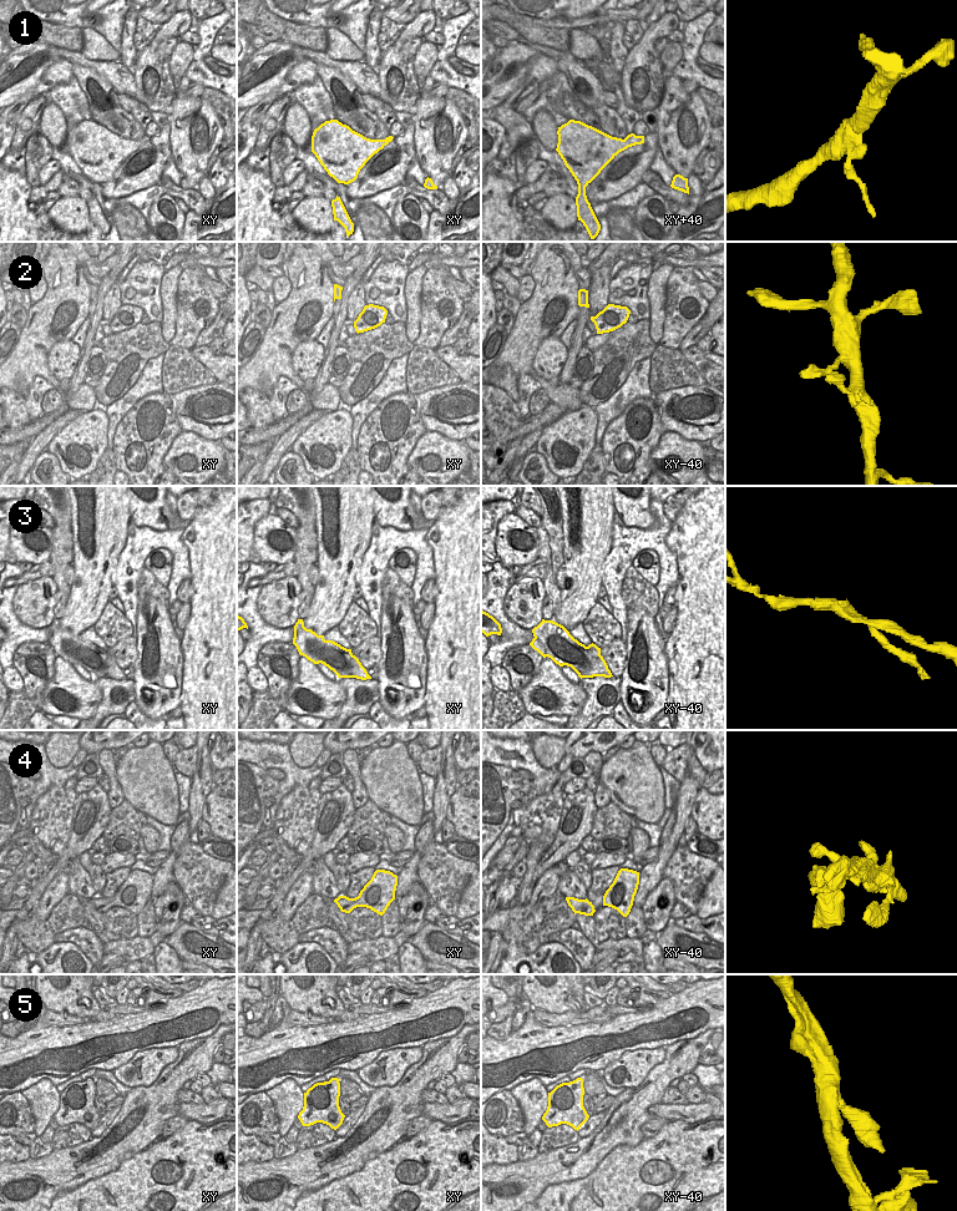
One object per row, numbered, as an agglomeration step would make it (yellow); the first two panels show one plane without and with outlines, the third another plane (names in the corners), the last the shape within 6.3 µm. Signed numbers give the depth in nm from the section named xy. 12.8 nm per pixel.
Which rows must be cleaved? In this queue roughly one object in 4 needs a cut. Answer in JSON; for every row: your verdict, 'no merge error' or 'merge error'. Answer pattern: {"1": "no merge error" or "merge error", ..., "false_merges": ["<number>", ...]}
{"1": "merge error", "2": "no merge error", "3": "merge error", "4": "no merge error", "5": "no merge error", "false_merges": ["1", "3"]}

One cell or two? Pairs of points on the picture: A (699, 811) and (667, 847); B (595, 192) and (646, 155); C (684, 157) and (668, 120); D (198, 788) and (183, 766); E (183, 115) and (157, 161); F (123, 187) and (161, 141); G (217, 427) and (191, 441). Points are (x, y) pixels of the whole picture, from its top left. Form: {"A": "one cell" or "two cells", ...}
{"A": "two cells", "B": "one cell", "C": "one cell", "D": "two cells", "E": "two cells", "F": "one cell", "G": "two cells"}

